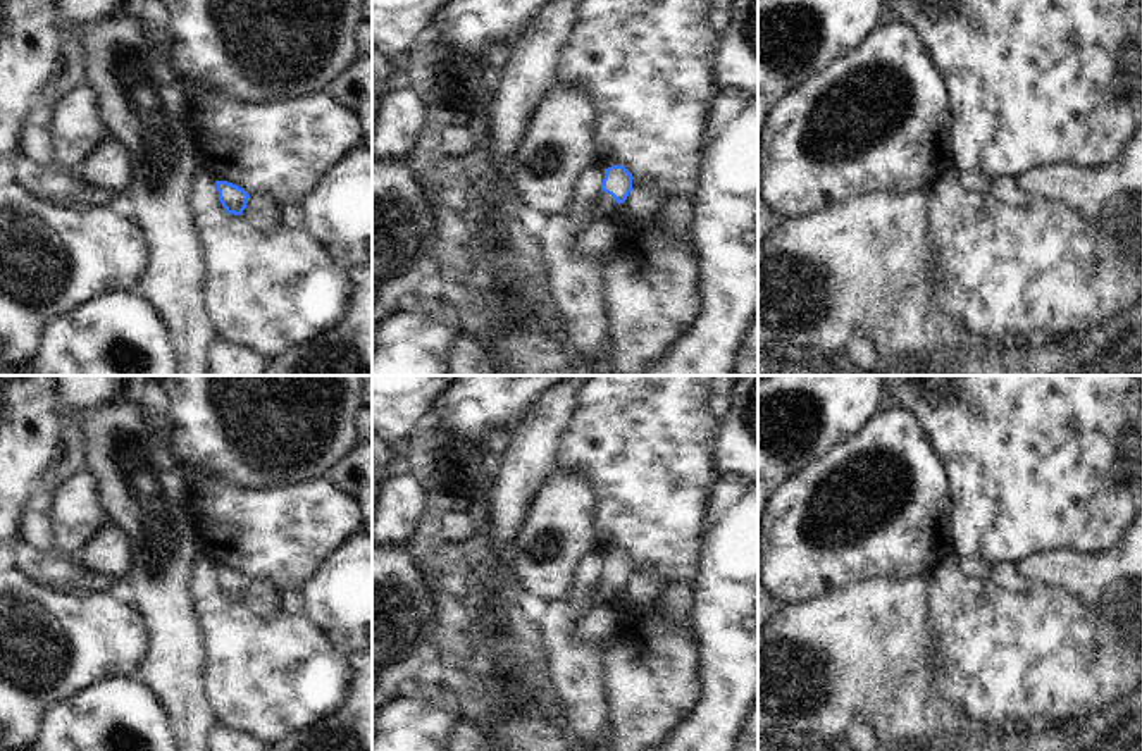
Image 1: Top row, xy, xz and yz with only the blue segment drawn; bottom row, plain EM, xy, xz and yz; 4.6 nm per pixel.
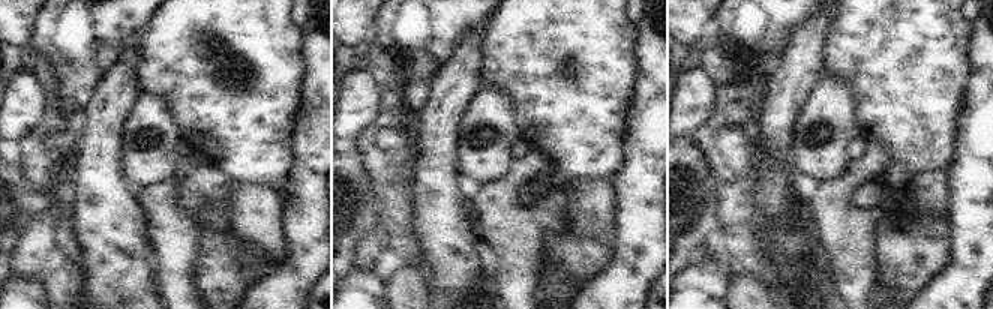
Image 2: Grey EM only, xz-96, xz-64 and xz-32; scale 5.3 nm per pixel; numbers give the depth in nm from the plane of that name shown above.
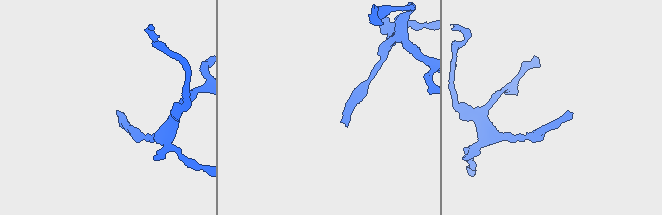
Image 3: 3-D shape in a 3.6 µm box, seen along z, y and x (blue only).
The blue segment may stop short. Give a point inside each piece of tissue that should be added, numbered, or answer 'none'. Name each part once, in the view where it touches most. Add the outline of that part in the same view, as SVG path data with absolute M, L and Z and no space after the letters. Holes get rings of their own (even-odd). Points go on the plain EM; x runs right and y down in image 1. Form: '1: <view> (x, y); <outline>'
1: xz (576, 672); M608 579L593 587L579 606L568 601L551 601L537 624L546 670L574 741L584 751L601 751L599 732L608 722L605 696L603 651L620 644L630 634L617 632L599 642L582 644L575 637L577 622L593 608L617 599L618 589Z

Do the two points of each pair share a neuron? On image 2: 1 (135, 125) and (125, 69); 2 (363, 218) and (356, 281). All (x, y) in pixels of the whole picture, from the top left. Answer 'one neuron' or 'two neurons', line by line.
1: two neurons
2: two neurons

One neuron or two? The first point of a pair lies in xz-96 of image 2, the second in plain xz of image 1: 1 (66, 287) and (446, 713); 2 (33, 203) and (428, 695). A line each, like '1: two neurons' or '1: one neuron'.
1: two neurons
2: two neurons

